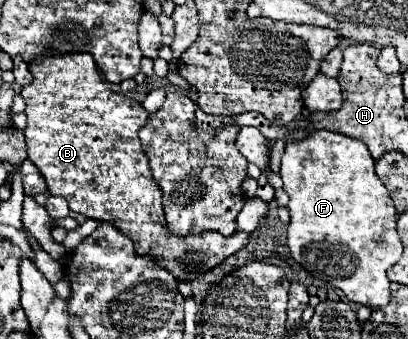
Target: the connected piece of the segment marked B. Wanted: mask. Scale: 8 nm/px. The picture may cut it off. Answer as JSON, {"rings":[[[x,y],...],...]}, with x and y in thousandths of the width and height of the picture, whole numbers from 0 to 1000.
{"rings":[[[167,159],[167,165],[113,165],[93,171],[74,189],[74,212],[83,224],[78,248],[54,260],[54,289],[64,301],[69,366],[59,378],[69,466],[103,507],[118,566],[127,578],[152,578],[167,590],[176,625],[191,625],[211,643],[240,655],[270,655],[279,673],[304,684],[333,732],[333,749],[373,755],[397,791],[407,791],[431,826],[456,832],[471,814],[515,802],[529,779],[544,779],[559,755],[578,749],[588,732],[608,720],[608,684],[578,684],[569,696],[544,696],[534,684],[500,684],[485,696],[426,696],[402,649],[397,619],[397,566],[377,525],[368,519],[363,466],[353,454],[348,419],[338,407],[338,383],[363,360],[363,330],[333,295],[284,277],[265,265],[250,242],[225,159]]]}

